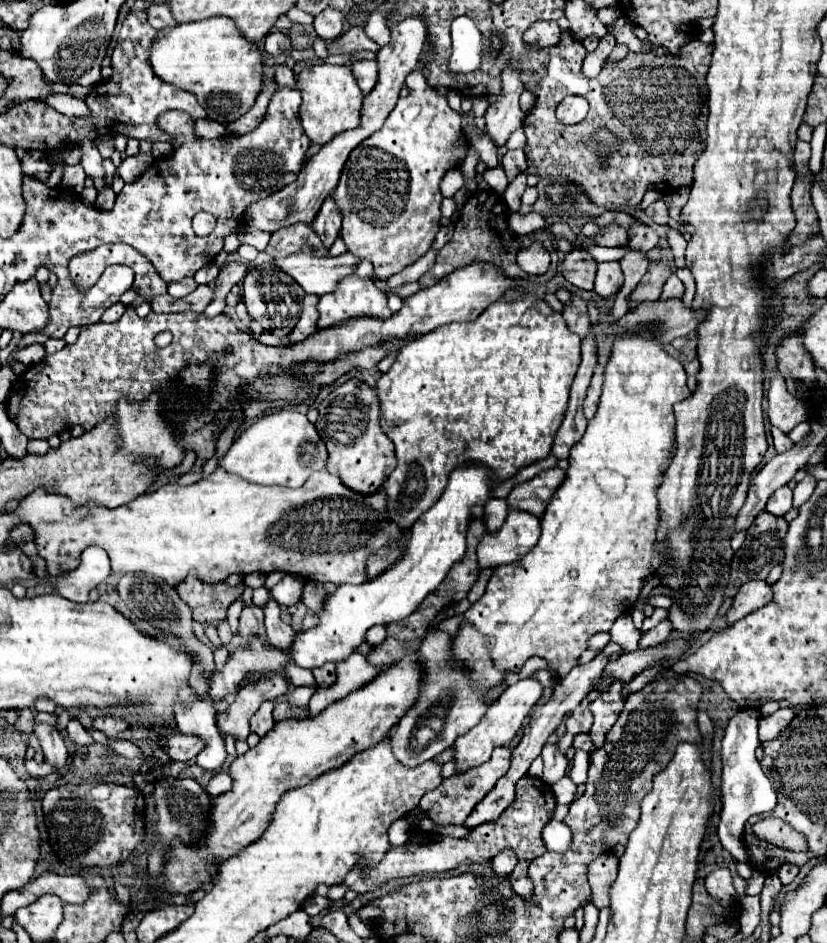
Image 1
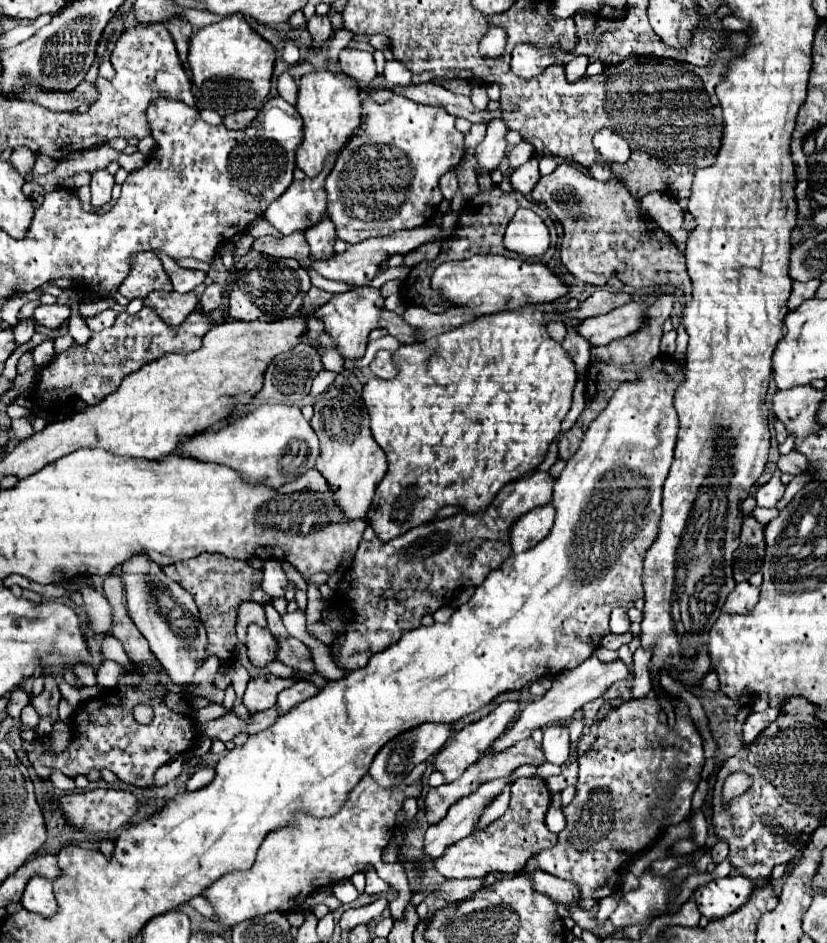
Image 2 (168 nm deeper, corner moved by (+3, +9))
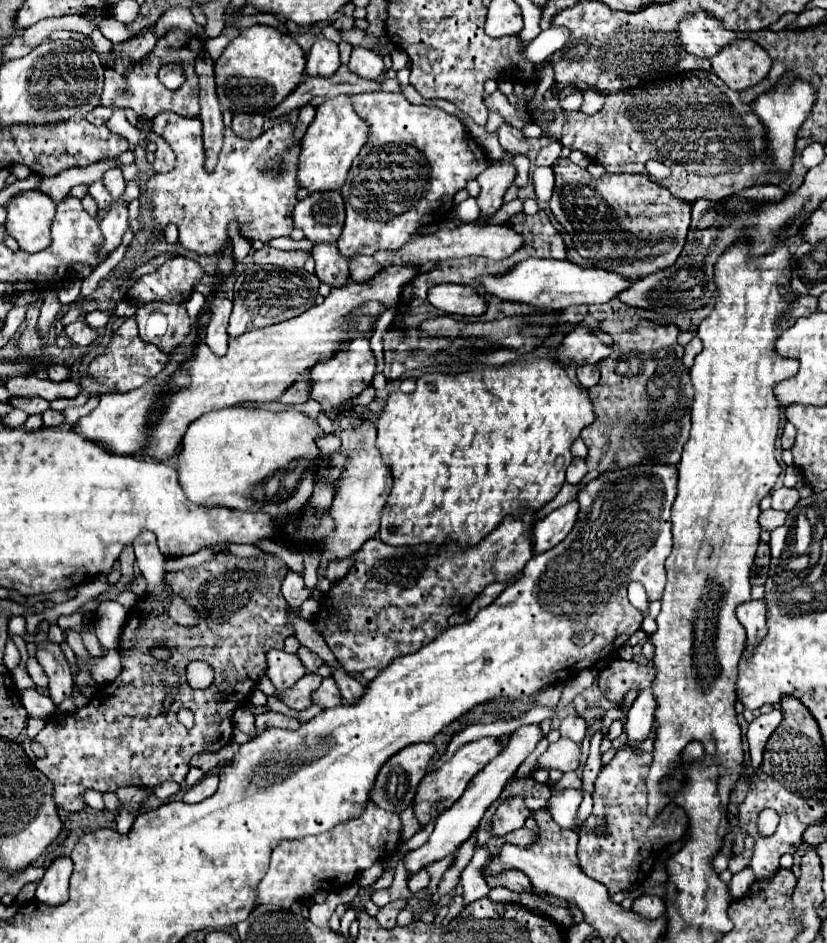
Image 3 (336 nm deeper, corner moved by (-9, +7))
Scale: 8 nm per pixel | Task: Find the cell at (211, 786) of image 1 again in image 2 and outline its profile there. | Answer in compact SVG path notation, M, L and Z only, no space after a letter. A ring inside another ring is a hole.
M201 767L201 769L197 769L197 773L187 783L187 791L203 789L205 785L209 785L213 781L213 777L215 777L215 769L213 767Z

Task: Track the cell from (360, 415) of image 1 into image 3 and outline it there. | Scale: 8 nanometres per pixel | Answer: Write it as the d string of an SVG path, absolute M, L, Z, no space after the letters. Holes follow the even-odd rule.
M345 413L339 415L339 425L335 425L335 435L341 437L341 449L349 453L345 459L345 469L341 471L339 489L335 491L335 499L331 505L331 517L333 517L333 531L327 537L327 543L323 545L323 557L321 561L333 561L333 559L347 559L353 553L361 549L361 545L369 539L373 539L379 533L379 521L383 507L387 503L387 497L391 493L391 471L381 459L381 453L375 445L377 429L367 419L367 415Z

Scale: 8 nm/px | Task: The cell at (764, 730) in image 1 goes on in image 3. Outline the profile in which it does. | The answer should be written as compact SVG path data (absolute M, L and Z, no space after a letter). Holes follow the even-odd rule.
M773 709L765 715L759 715L755 717L751 723L749 723L749 731L747 731L747 741L749 741L749 753L751 753L751 763L753 763L753 769L757 771L761 761L763 761L763 749L765 749L765 743L767 739L771 737L771 733L775 731L775 727L781 723L783 715L779 709Z

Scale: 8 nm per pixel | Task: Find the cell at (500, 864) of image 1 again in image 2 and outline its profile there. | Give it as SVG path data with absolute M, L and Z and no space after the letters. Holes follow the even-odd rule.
M447 879L443 885L441 885L441 895L443 899L455 903L455 901L463 901L467 897L471 897L473 893L477 893L481 887L483 887L483 881L485 879Z

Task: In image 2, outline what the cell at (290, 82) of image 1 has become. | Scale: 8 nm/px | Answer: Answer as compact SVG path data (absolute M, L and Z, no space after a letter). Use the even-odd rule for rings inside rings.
M283 71L279 77L277 77L277 93L285 99L285 101L289 101L291 105L295 105L295 101L297 101L297 83L295 83L295 79L287 73L287 71Z

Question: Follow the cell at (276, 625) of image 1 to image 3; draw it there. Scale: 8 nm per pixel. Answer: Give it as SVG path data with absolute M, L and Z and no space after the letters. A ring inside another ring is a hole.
M333 671L333 677L335 677L335 681L337 681L339 689L341 689L341 695L343 695L343 699L345 699L347 703L355 703L357 699L363 697L365 687L363 687L357 679L353 679L349 673L345 673L345 671L343 671L343 673Z

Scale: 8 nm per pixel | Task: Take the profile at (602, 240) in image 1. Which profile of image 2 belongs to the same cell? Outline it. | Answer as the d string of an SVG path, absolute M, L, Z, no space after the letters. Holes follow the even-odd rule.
M561 163L551 175L539 179L535 189L531 191L531 199L533 203L543 203L563 223L565 235L561 241L561 263L575 279L587 285L603 287L611 277L615 277L623 281L629 289L671 283L675 287L681 287L685 293L691 293L691 281L685 269L685 255L679 251L677 245L673 245L669 235L665 235L653 221L649 221L641 213L639 201L631 197L623 183L615 179L611 183L599 183L583 169L569 163Z

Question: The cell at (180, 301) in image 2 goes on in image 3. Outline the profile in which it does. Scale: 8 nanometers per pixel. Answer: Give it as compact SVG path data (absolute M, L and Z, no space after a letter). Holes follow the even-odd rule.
M145 303L135 313L139 335L163 353L171 353L191 333L191 319L183 303Z

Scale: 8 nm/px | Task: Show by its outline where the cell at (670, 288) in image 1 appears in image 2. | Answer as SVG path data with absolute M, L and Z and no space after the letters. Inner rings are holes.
M663 293L663 295L657 295L655 303L651 305L647 317L647 325L645 329L625 337L625 339L619 339L619 341L613 341L613 347L611 343L609 345L603 345L603 347L593 347L591 349L591 363L589 363L589 371L587 371L587 389L585 389L585 397L587 397L587 405L583 409L583 413L579 415L577 423L587 429L587 425L605 409L605 405L609 403L615 387L621 383L621 381L631 381L635 377L635 373L645 367L645 365L651 365L651 361L659 355L659 341L661 341L661 327L663 327L663 321L669 317L671 309L673 309L673 301L675 301L675 295L673 293Z

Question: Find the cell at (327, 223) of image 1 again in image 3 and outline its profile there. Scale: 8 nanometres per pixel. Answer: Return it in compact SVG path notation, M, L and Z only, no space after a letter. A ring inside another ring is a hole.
M317 243L311 251L315 259L315 275L329 287L345 287L349 277L347 259L337 251L337 243Z

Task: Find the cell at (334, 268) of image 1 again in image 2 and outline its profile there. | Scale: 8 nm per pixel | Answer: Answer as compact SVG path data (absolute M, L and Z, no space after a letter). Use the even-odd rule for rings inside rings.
M421 225L421 227L415 227L411 231L397 231L397 233L387 235L387 237L365 239L361 243L349 245L347 251L335 253L327 261L315 261L315 259L311 259L307 269L317 271L321 277L331 279L331 281L341 281L341 283L349 283L349 285L369 285L373 281L373 277L377 275L379 263L383 259L387 259L387 257L391 257L395 253L409 253L409 251L417 249L419 245L423 245L427 241L433 241L433 239L439 239L439 237L443 237L439 225Z

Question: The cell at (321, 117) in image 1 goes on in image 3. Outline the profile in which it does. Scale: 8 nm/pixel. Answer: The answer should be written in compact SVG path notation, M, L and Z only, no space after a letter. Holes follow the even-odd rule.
M339 95L335 99L327 99L315 115L315 121L309 125L299 153L299 167L297 167L297 183L301 189L307 189L309 195L317 191L335 191L341 189L347 171L353 159L359 155L361 147L367 141L367 123L355 113L351 99L347 95Z

